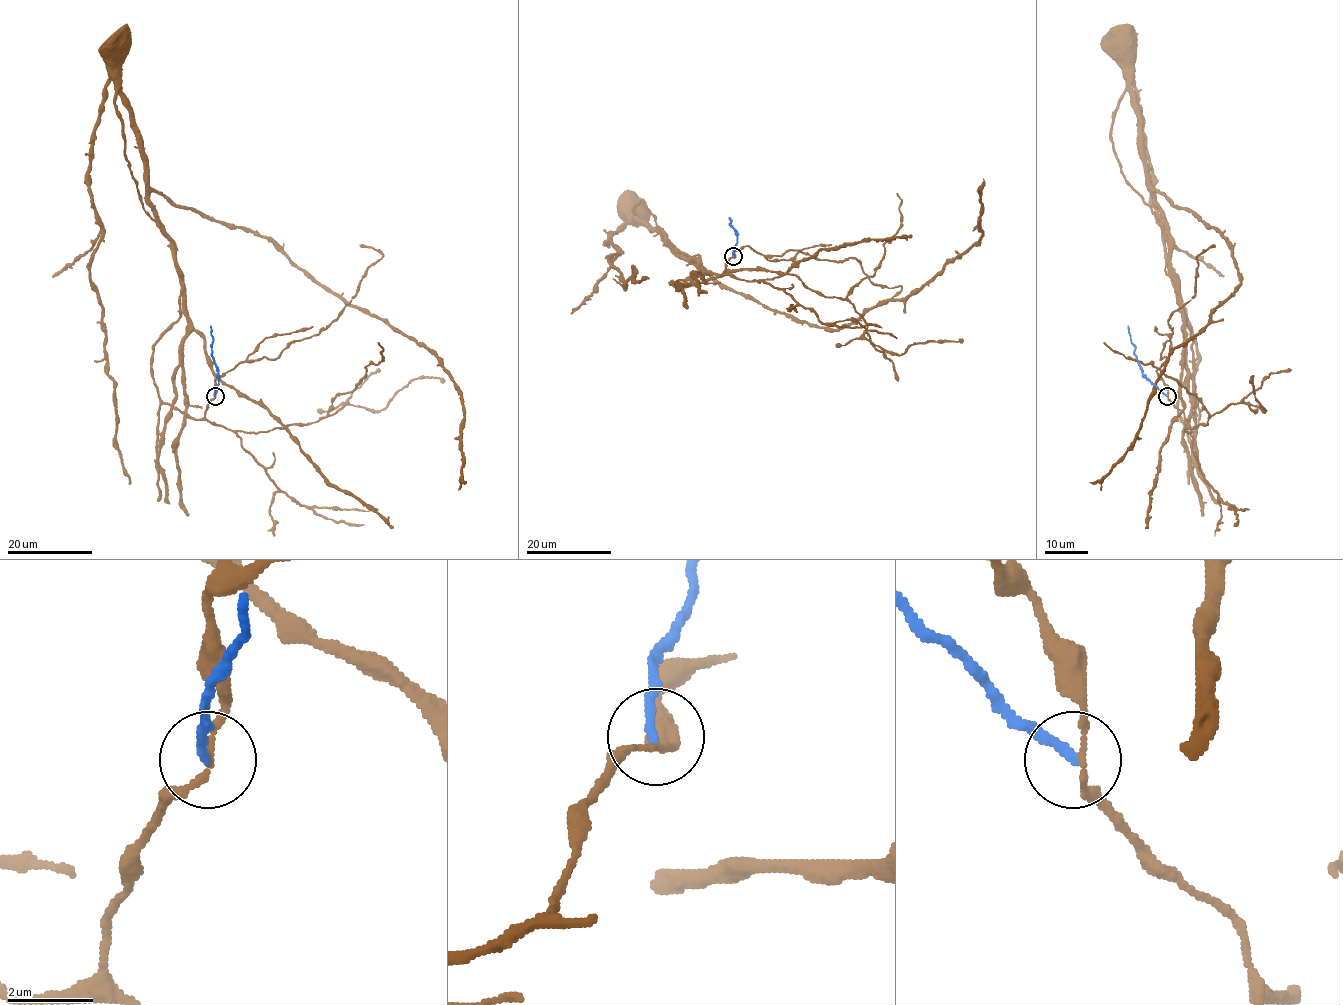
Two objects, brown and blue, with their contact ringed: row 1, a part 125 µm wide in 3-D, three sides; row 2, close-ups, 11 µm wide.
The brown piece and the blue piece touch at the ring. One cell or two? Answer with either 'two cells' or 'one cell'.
two cells

